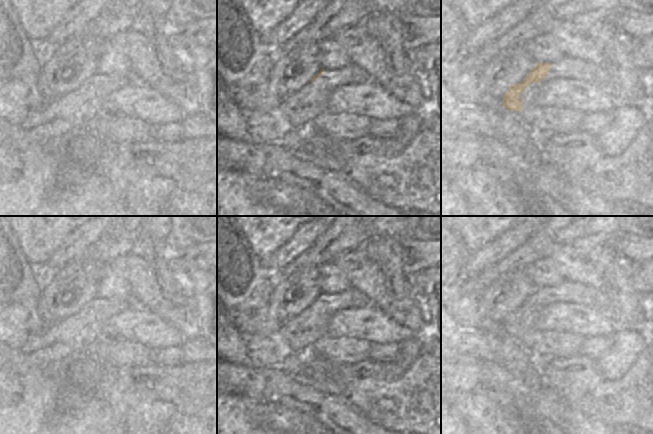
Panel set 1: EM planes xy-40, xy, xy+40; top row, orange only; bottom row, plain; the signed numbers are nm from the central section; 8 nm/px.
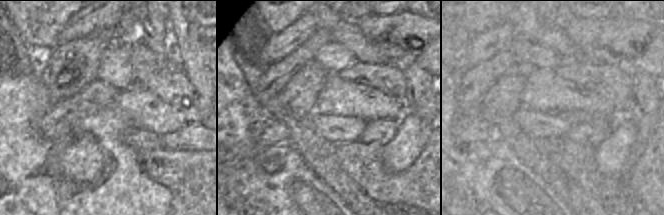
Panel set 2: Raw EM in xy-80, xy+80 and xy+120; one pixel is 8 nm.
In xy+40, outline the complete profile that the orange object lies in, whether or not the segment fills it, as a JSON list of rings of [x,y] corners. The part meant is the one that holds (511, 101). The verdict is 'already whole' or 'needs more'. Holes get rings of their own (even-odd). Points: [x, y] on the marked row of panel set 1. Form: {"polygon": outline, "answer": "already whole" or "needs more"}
{"polygon": [[[518,46],[511,50],[508,58],[503,58],[503,69],[491,87],[491,95],[502,98],[508,110],[520,112],[523,101],[519,95],[532,82],[543,80],[550,69],[551,62],[536,62],[526,49]]], "answer": "needs more"}

